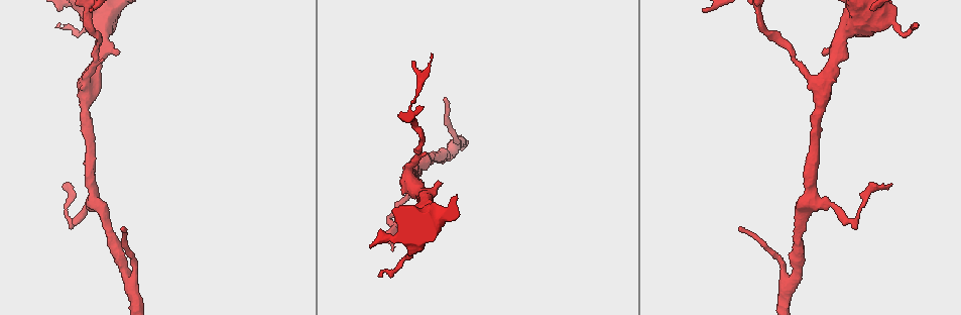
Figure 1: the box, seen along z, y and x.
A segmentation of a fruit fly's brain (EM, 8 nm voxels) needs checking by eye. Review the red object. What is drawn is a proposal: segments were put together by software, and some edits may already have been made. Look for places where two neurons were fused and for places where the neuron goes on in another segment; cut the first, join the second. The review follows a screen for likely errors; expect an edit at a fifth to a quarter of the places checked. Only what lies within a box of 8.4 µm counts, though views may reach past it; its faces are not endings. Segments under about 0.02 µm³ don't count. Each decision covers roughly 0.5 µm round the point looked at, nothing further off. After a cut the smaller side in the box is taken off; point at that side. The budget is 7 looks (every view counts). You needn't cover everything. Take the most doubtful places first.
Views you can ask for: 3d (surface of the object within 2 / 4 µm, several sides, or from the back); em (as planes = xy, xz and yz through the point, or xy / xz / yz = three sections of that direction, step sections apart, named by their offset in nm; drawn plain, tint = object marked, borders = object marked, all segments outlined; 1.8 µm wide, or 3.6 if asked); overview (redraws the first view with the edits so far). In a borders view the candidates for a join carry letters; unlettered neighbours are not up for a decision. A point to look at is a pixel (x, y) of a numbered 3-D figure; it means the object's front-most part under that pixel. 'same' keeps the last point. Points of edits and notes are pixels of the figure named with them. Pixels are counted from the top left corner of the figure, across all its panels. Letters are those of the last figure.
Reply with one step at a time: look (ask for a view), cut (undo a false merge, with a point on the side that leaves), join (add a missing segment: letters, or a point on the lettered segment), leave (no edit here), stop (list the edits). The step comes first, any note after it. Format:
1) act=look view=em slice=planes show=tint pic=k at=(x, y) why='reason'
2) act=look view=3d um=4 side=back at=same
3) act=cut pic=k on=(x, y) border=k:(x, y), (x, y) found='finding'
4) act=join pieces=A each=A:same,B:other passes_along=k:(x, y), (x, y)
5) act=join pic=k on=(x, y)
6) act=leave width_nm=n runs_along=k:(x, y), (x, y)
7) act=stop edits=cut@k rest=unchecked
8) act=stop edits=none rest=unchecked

act=look view=3d um=4 pic=1 at=(822, 54) why='free end'

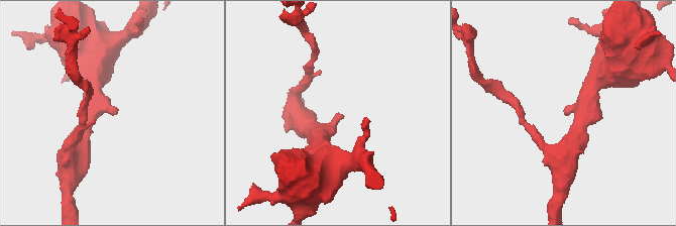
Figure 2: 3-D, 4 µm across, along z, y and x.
act=look view=em slice=xy step=4 show=borders pic=2 at=(565, 114) why='need the tissue'

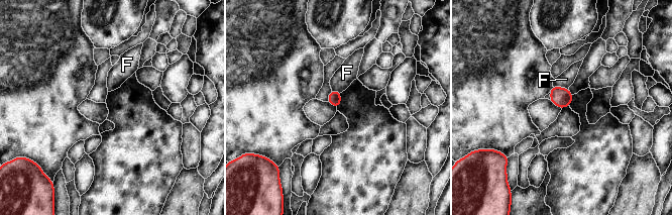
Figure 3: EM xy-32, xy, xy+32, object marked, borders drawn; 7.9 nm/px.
act=look view=em slice=planes show=borders at=same

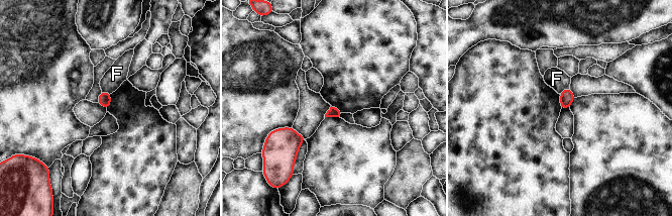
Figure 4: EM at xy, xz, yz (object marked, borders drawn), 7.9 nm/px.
act=leave each=F:other border=4:(101, 89), (111, 93) found='no lettered segment goes on from it'

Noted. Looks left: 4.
act=look view=em slice=planes show=borders pic=1 at=(390, 249) why='end of a long branch'

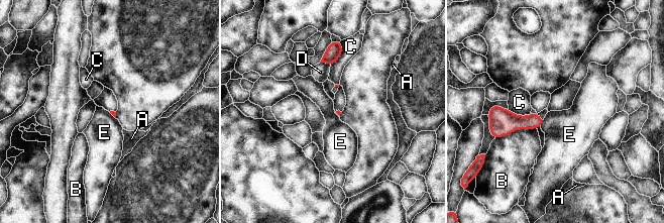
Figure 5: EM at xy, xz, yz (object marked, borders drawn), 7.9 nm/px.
act=leave each=A:other,B:other,C:other,D:other,E:other border=5:(544, 119), (540, 126) found='no lettered segment goes on from it'

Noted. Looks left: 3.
act=look view=em slice=planes show=borders pic=1 at=(741, 229) why='branch stops here'

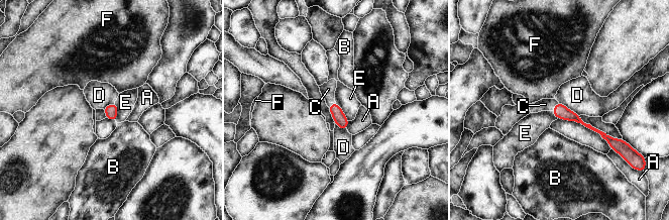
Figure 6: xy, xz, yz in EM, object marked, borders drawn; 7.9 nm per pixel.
act=join pieces=C longest_contact=D:200nm each=A:other,B:other,C:same,D:other,E:other,F:other passes_along=6:(560, 111), (554, 106), (545, 104) found='it goes on there'

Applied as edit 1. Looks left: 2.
act=stop edits=join@6 rest=unchecked

